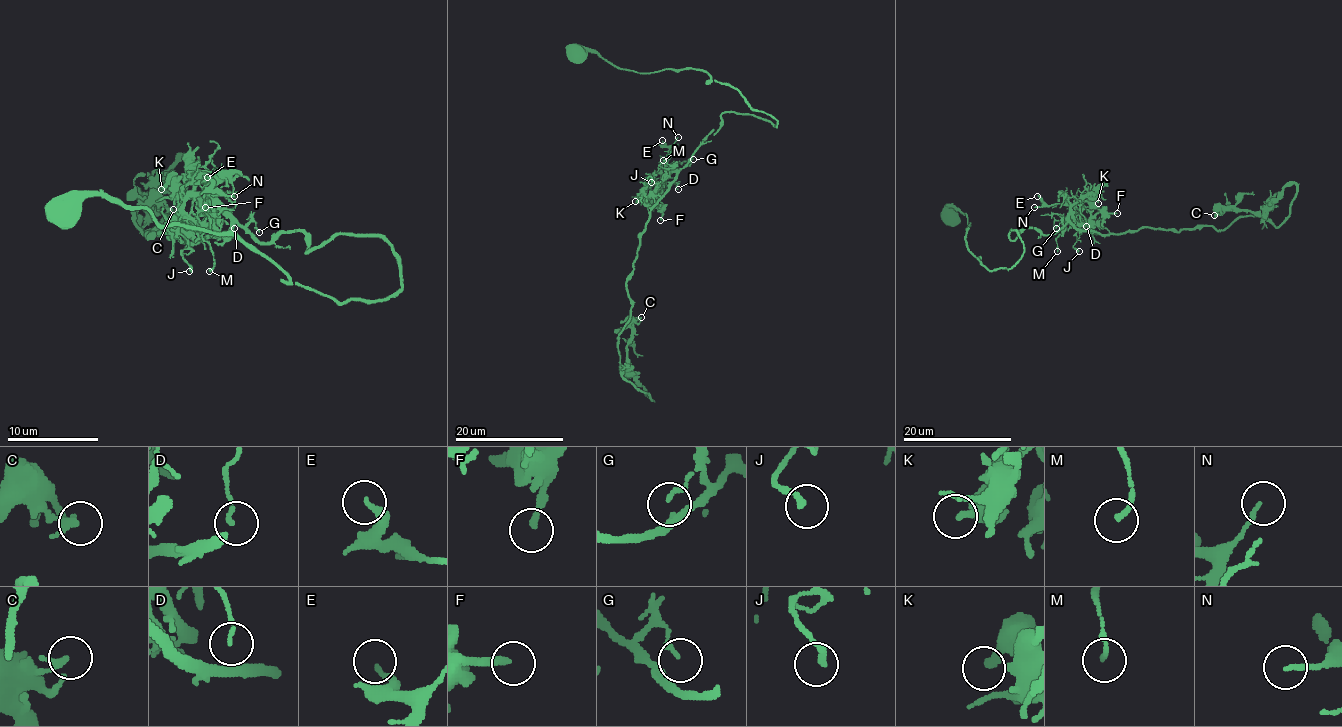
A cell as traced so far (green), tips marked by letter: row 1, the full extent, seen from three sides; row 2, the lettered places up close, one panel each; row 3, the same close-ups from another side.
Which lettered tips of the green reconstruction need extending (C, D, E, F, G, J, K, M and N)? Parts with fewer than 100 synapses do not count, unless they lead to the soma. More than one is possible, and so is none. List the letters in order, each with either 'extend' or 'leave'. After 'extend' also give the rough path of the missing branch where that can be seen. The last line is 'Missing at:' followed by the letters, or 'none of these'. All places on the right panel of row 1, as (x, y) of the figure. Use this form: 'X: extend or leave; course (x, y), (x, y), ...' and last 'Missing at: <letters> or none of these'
C: leave
D: leave
E: leave
F: leave
G: leave
J: leave
K: leave
M: leave
N: leave
Missing at: none of these

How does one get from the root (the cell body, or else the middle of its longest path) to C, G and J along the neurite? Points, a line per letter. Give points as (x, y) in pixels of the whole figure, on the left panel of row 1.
C: (61, 207), (234, 232), (337, 303), (401, 287), (380, 237), (148, 237), (186, 157), (173, 209)
G: (61, 207), (111, 196), (234, 232), (337, 303), (401, 287), (380, 237), (307, 253), (298, 230), (259, 232)
J: (61, 207), (234, 232), (337, 303), (401, 287), (380, 237), (259, 244), (202, 193), (189, 271)

